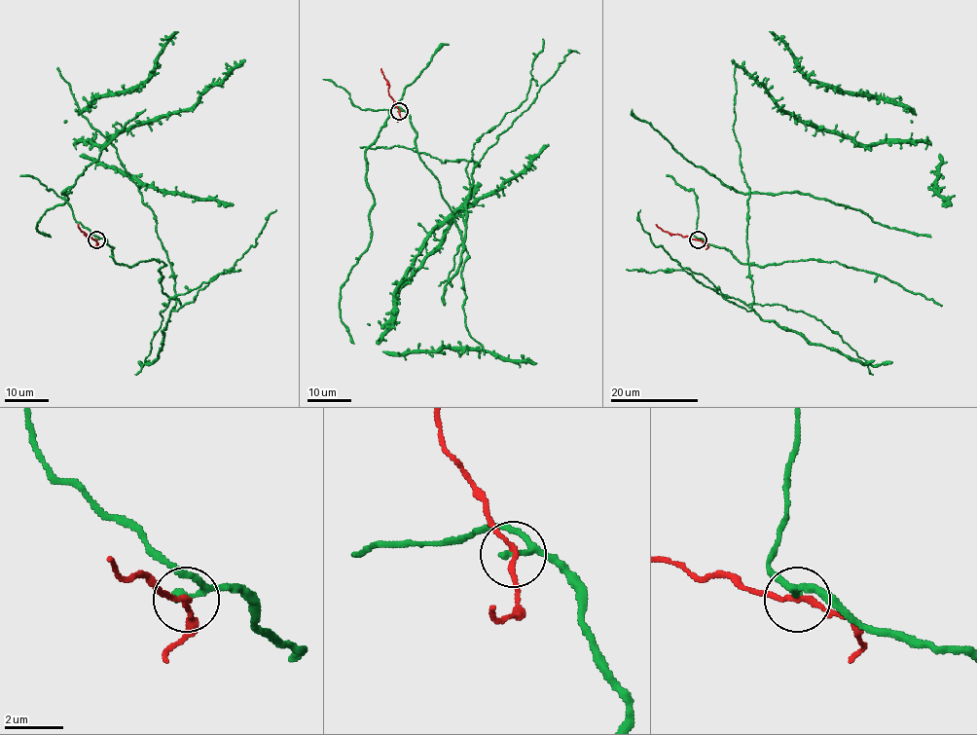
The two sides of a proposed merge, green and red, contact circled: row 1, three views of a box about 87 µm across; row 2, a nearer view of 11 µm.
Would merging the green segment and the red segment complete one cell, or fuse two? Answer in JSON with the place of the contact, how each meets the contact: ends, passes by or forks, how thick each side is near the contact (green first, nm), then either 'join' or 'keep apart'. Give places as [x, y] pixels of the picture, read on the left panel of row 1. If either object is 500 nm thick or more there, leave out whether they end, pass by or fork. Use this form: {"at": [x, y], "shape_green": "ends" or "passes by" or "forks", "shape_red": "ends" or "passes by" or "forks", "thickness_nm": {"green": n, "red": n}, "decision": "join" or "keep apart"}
{"at": [96, 239], "shape_green": "passes by", "shape_red": "passes by", "thickness_nm": {"green": 200, "red": 160}, "decision": "keep apart"}

